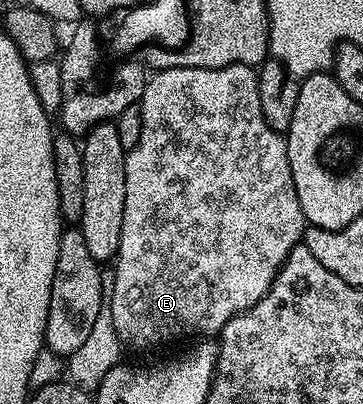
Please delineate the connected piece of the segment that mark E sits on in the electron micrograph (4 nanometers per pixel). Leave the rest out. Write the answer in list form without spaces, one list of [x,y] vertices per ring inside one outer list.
[[[231,64],[225,68],[161,68],[149,79],[139,106],[142,110],[142,138],[138,138],[138,146],[127,149],[124,157],[126,210],[122,210],[122,238],[114,257],[116,277],[110,298],[114,330],[121,345],[128,347],[129,344],[132,348],[156,348],[159,344],[176,344],[179,340],[219,337],[230,318],[241,316],[268,293],[290,250],[301,243],[306,221],[302,206],[298,206],[298,194],[290,174],[288,141],[269,126],[266,118],[262,118],[262,104],[258,102],[258,72],[246,64]]]

